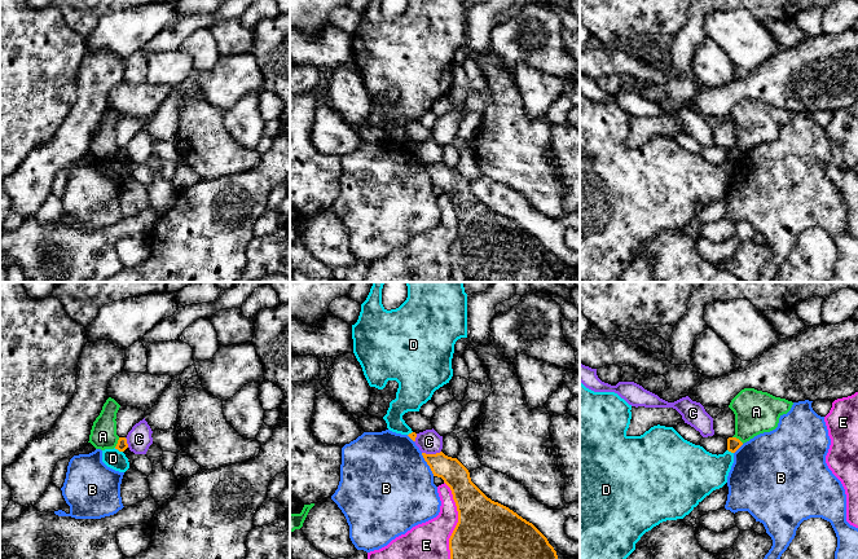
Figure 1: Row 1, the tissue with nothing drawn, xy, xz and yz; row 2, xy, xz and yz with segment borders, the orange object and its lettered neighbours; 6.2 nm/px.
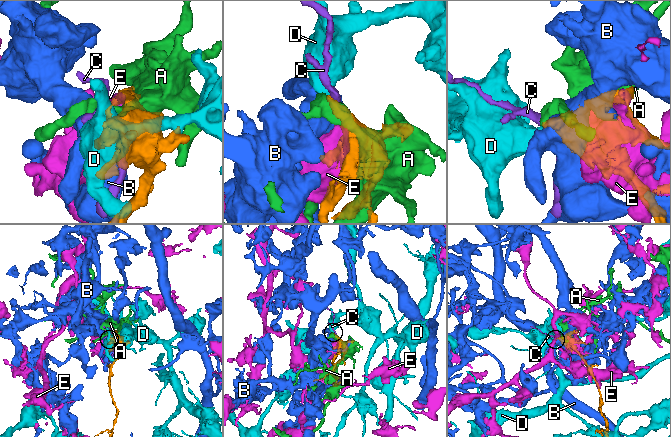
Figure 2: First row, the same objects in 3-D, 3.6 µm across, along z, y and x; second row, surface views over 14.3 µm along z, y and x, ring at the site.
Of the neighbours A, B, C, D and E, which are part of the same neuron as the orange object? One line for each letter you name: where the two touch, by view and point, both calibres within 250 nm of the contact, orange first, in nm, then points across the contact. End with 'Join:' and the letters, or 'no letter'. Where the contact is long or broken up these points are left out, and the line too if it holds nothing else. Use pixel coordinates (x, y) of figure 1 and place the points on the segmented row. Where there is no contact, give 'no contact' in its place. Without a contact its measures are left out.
Join: no letter

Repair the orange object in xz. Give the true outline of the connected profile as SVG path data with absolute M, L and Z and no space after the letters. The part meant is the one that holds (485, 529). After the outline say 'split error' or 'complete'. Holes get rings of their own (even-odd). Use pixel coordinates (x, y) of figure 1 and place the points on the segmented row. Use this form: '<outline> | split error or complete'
M422 453L434 476L441 477L450 488L458 511L458 523L449 538L450 559L558 559L547 538L529 521L509 507L488 498L472 481L468 470L457 459L445 455Z | complete

